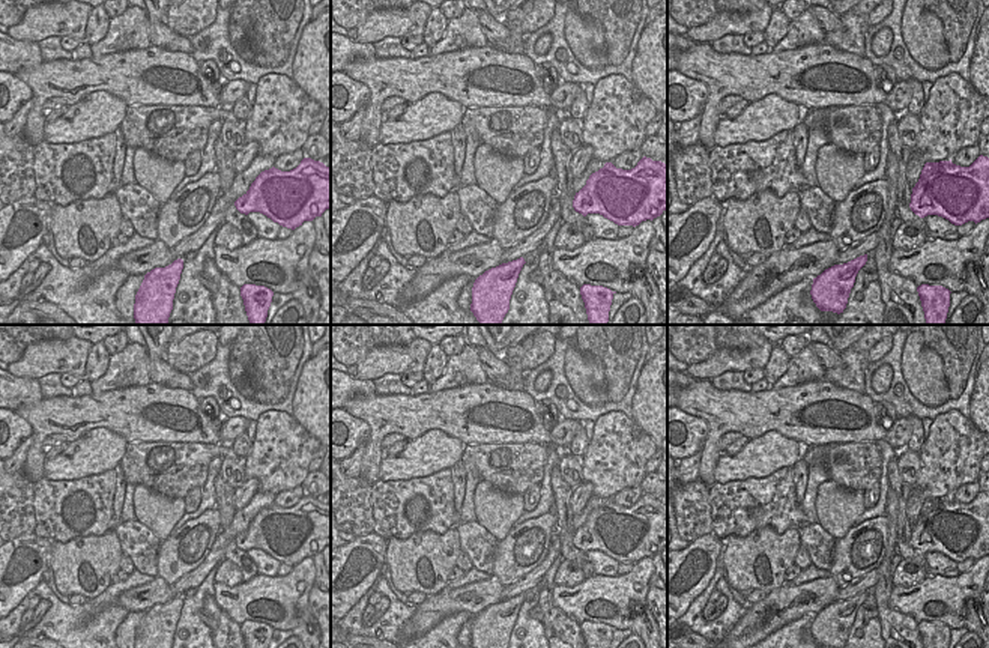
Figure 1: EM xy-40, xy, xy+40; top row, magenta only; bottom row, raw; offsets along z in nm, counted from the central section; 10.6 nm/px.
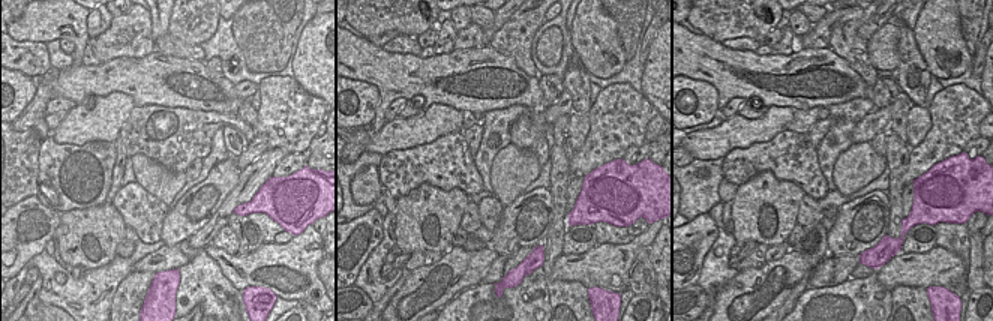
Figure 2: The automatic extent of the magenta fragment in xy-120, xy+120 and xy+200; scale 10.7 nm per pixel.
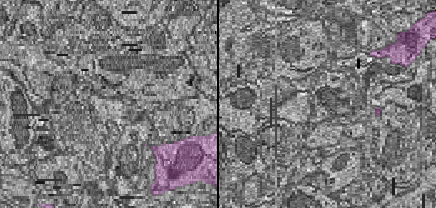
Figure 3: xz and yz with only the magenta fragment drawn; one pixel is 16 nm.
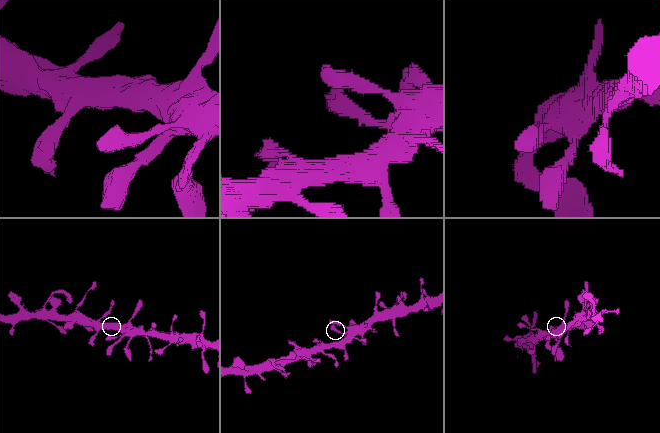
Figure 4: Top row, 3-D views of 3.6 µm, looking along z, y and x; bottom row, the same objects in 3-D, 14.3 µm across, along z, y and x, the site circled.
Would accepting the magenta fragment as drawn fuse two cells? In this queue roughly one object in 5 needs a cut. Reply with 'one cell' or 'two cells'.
one cell

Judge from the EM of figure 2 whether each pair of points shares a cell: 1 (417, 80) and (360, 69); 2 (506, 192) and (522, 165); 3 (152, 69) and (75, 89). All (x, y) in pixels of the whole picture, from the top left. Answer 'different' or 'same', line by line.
1: same
2: same
3: same

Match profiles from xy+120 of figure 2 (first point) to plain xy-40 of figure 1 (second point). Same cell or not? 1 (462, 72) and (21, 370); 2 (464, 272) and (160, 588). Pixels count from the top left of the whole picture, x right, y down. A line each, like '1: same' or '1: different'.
1: different
2: same

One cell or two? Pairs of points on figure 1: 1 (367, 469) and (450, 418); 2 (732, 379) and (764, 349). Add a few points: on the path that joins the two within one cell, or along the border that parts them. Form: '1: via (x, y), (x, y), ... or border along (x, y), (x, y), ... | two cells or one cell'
1: via (375, 442), (376, 436), (394, 418), (423, 418) | one cell
2: border along (743, 372), (723, 372), (708, 379) | two cells

